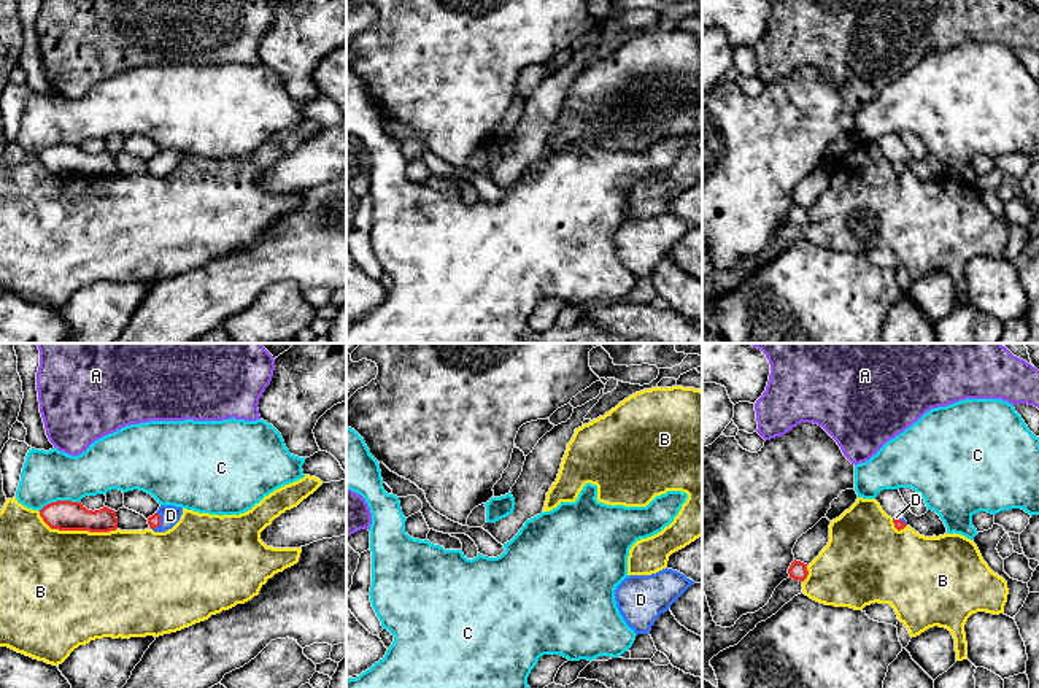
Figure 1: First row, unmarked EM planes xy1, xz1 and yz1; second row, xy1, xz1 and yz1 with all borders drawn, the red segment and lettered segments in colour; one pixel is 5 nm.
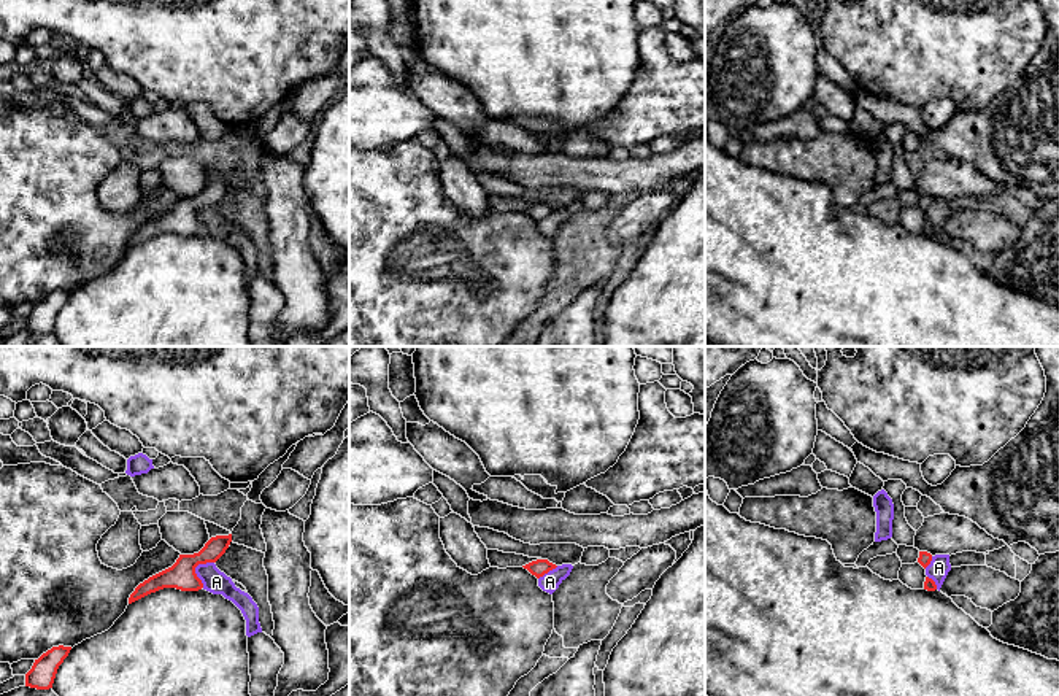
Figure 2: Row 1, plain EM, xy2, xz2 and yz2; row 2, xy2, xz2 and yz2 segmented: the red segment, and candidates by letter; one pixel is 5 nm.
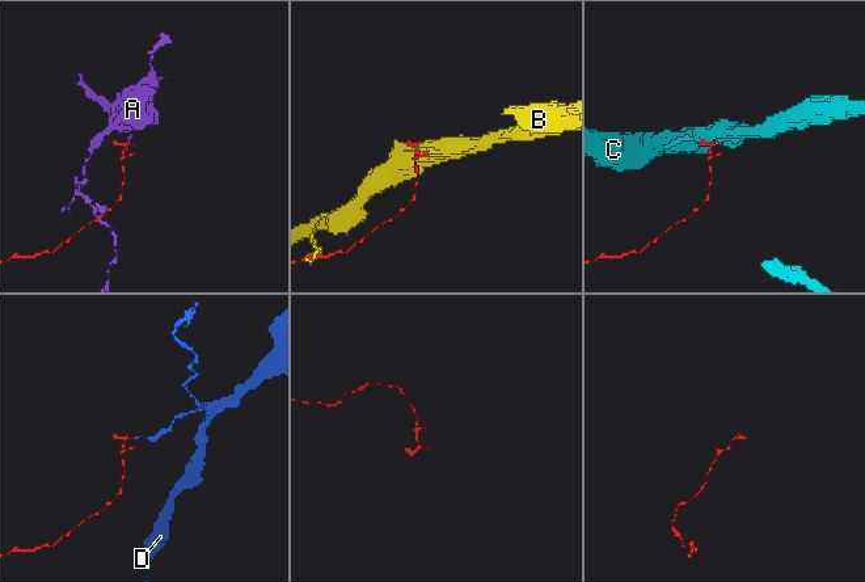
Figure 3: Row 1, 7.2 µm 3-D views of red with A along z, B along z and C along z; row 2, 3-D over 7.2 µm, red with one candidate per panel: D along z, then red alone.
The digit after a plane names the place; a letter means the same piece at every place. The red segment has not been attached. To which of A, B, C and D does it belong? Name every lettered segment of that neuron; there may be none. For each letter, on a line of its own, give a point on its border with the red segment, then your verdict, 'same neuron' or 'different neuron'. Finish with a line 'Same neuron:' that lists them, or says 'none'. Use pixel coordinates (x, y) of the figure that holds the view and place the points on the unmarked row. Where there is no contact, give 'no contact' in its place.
A: meets red in xy2 at (194, 213); different neuron
B: meets red in xy1 at (77, 173); different neuron
C: meets red in xy1 at (59, 145); different neuron
D: meets red in xy1 at (159, 166); different neuron
Same neuron: none

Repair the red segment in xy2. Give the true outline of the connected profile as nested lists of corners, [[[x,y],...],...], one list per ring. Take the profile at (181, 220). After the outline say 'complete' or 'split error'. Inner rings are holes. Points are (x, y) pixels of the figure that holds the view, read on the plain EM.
[[[232,178],[211,181],[205,191],[194,199],[179,199],[176,207],[140,227],[129,242],[129,248],[156,237],[164,232],[176,232],[181,235],[198,235],[203,232],[202,224],[195,218],[198,208],[216,207],[229,192]]]; complete

